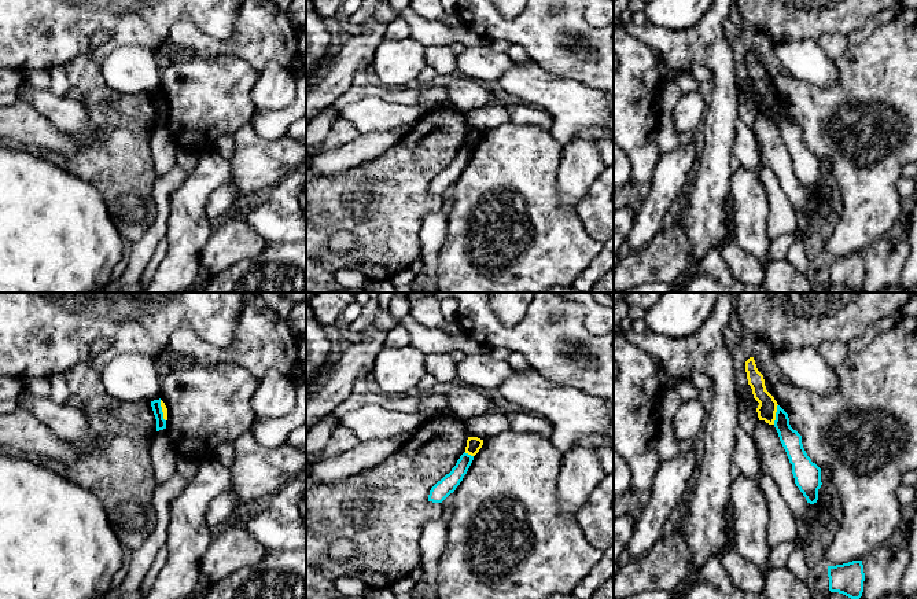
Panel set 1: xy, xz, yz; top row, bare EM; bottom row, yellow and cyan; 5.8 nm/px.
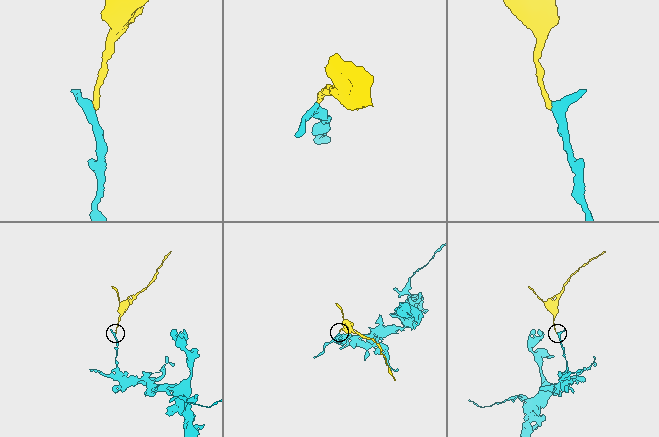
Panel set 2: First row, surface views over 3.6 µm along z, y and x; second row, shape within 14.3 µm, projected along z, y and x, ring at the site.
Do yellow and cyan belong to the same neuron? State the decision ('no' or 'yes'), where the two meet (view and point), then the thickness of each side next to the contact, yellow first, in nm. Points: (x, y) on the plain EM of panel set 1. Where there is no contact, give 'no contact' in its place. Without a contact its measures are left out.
yes | yz (774, 106) | 120/120 nm

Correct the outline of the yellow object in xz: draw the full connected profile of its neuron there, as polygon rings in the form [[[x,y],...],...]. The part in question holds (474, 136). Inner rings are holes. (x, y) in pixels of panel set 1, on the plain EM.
[[[468,129],[465,144],[460,148],[452,163],[431,180],[428,194],[442,195],[450,185],[456,183],[467,166],[474,148],[479,144],[482,137],[483,132],[478,129]]]

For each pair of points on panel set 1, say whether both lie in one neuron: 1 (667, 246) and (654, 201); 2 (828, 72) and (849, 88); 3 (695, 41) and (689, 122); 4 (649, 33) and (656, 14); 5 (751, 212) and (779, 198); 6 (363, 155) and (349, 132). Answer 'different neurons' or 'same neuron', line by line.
1: different neurons
2: different neurons
3: different neurons
4: different neurons
5: different neurons
6: different neurons

